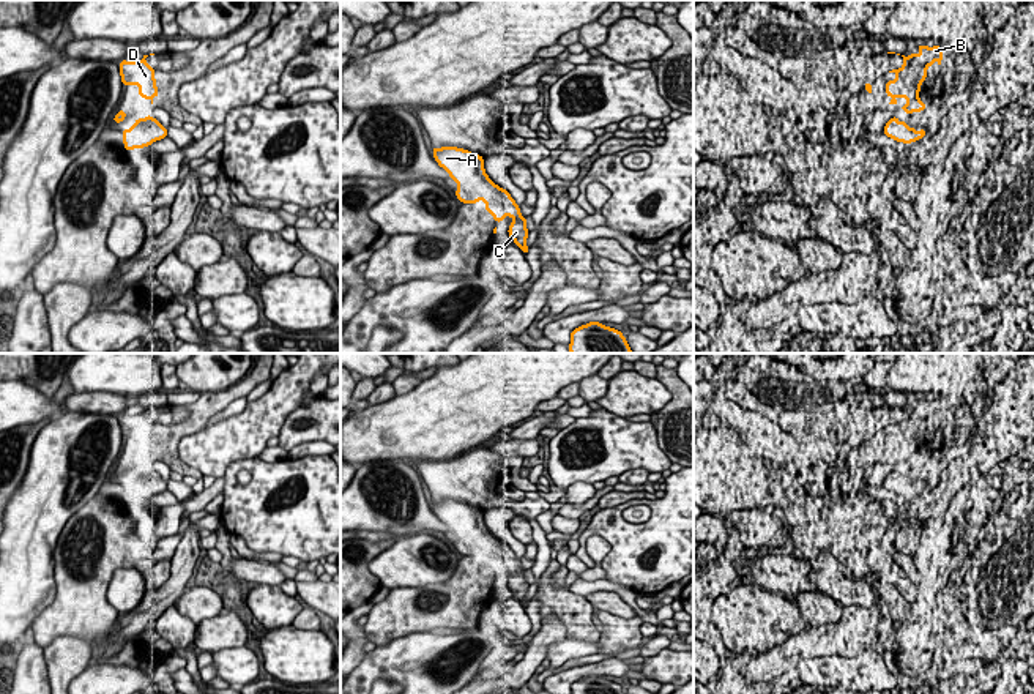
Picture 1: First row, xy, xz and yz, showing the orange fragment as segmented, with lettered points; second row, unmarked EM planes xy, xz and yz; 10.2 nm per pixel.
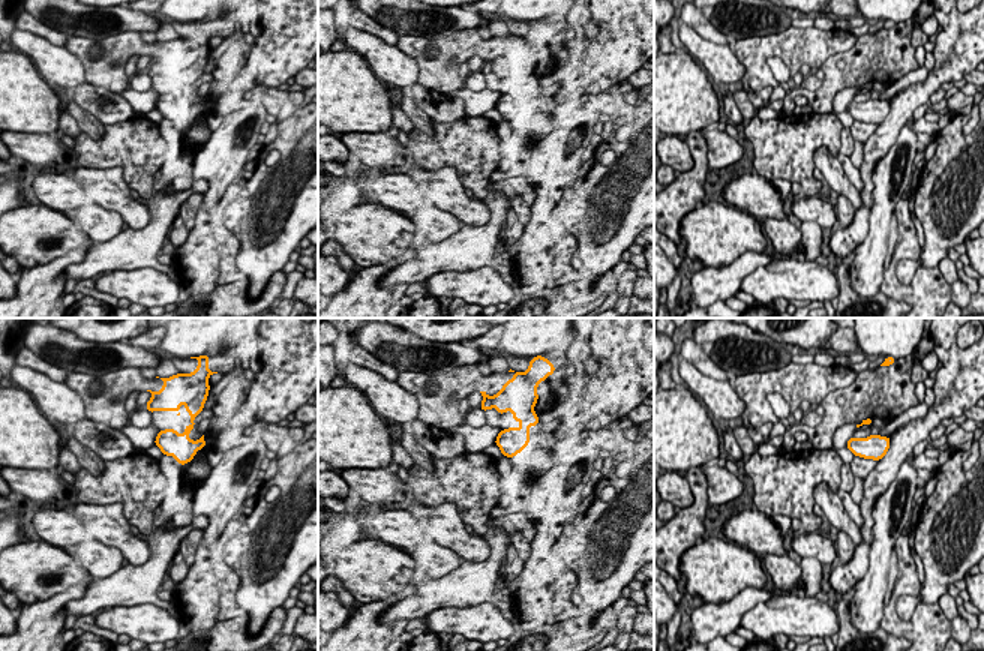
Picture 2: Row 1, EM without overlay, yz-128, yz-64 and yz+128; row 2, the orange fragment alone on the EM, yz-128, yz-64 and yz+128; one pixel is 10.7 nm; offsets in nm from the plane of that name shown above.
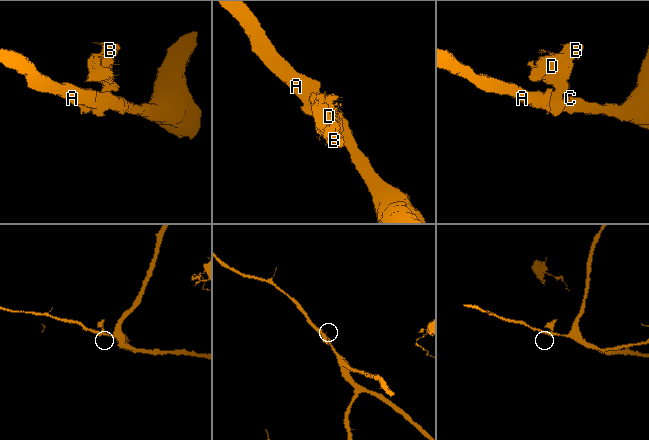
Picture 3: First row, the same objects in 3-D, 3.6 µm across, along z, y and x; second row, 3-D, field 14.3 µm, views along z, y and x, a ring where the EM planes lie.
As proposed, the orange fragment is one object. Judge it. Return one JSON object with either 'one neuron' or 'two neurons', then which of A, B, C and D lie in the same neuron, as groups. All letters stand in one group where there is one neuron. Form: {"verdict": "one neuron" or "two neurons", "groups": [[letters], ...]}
{"verdict": "one neuron", "groups": [["A", "B", "C", "D"]]}

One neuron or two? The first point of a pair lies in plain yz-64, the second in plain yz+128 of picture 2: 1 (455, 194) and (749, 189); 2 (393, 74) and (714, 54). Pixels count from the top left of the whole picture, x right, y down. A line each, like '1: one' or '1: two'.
1: two
2: one

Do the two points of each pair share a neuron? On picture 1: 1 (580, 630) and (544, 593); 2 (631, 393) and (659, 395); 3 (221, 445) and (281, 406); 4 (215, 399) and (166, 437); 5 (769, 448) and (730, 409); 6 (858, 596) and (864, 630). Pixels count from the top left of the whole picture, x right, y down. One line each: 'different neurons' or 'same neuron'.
1: same neuron
2: same neuron
3: same neuron
4: same neuron
5: same neuron
6: different neurons

